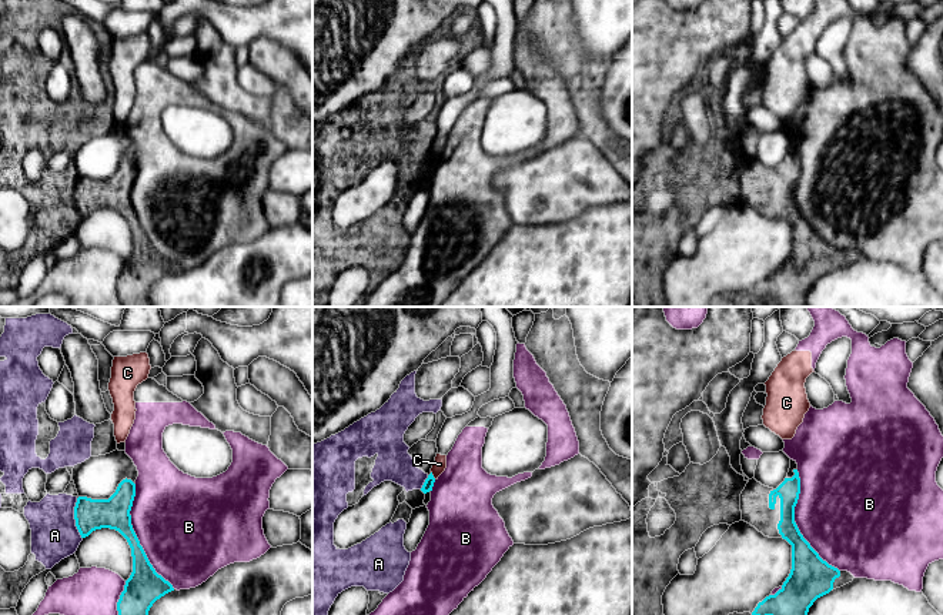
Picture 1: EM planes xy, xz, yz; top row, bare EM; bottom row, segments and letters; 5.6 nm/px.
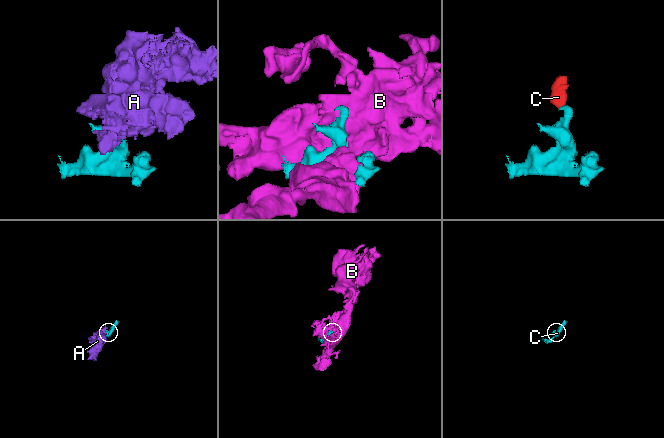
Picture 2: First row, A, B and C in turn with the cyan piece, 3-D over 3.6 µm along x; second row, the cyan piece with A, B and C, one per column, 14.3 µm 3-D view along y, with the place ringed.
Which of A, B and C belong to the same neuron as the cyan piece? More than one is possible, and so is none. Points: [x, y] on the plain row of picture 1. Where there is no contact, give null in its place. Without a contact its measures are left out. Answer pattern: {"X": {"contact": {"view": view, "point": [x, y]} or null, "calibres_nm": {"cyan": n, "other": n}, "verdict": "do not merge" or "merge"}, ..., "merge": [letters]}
{"A": {"contact": {"view": "xy", "point": [74, 199]}, "calibres_nm": {"cyan": 180, "other": 260}, "verdict": "do not merge"}, "B": {"contact": {"view": "xy", "point": [136, 217]}, "calibres_nm": {"cyan": 180, "other": 480}, "verdict": "do not merge"}, "C": {"contact": {"view": "xz", "point": [432, 156]}, "calibres_nm": {"cyan": 60, "other": 80}, "verdict": "do not merge"}, "merge": []}

